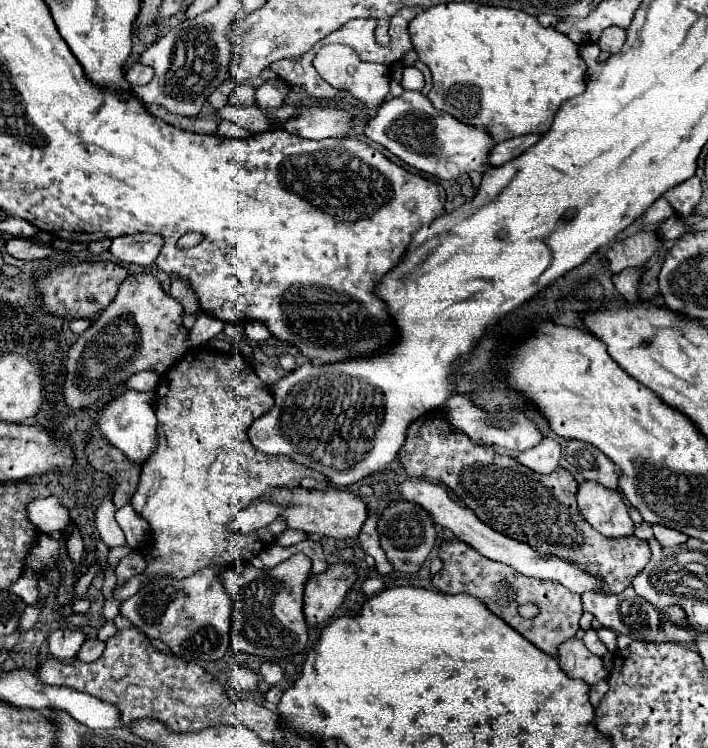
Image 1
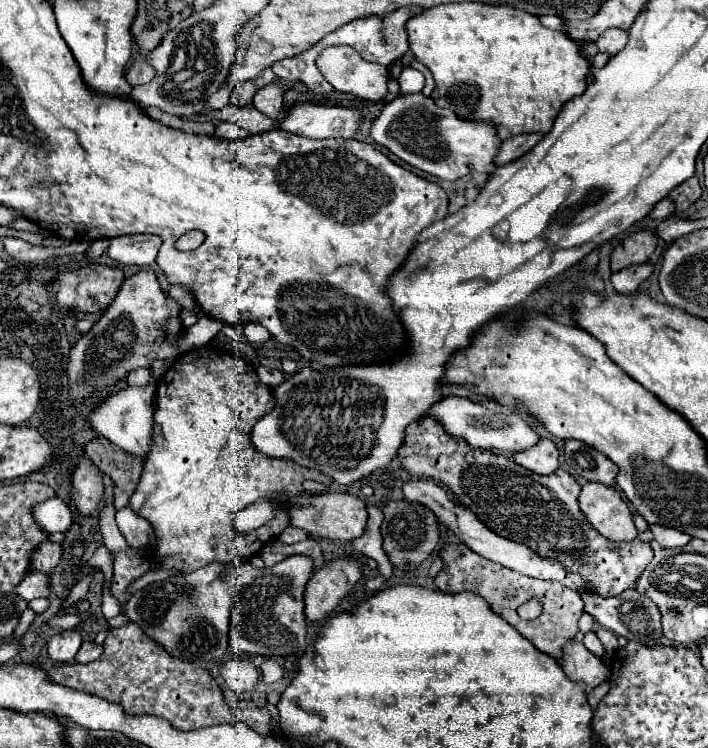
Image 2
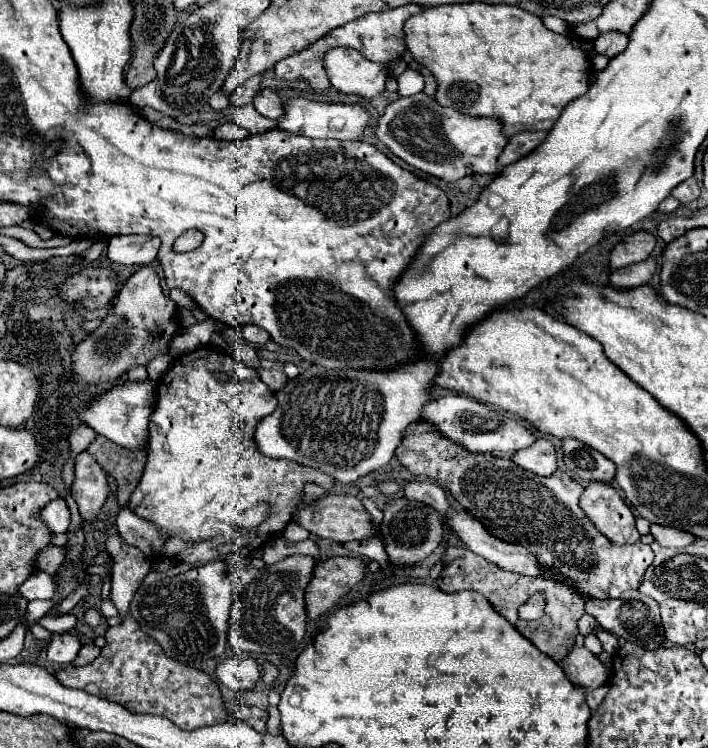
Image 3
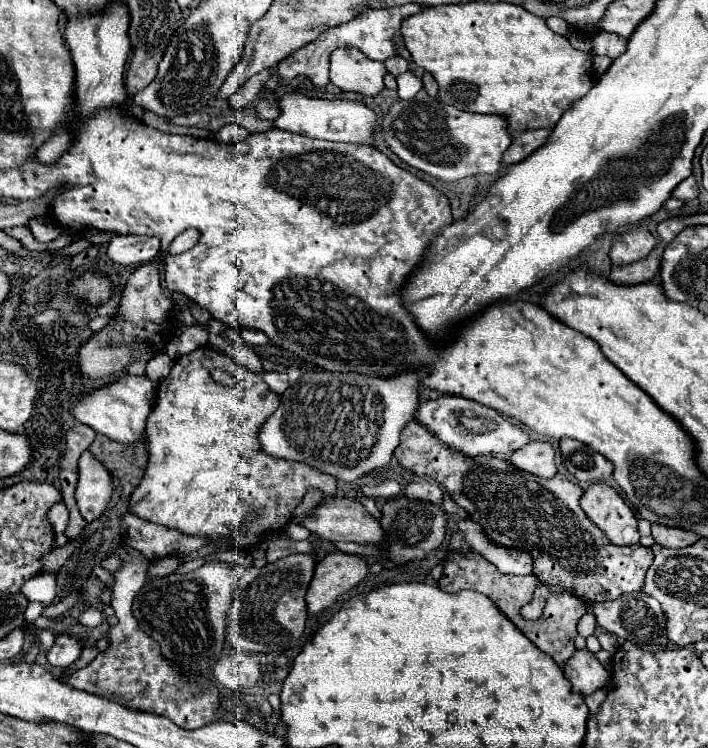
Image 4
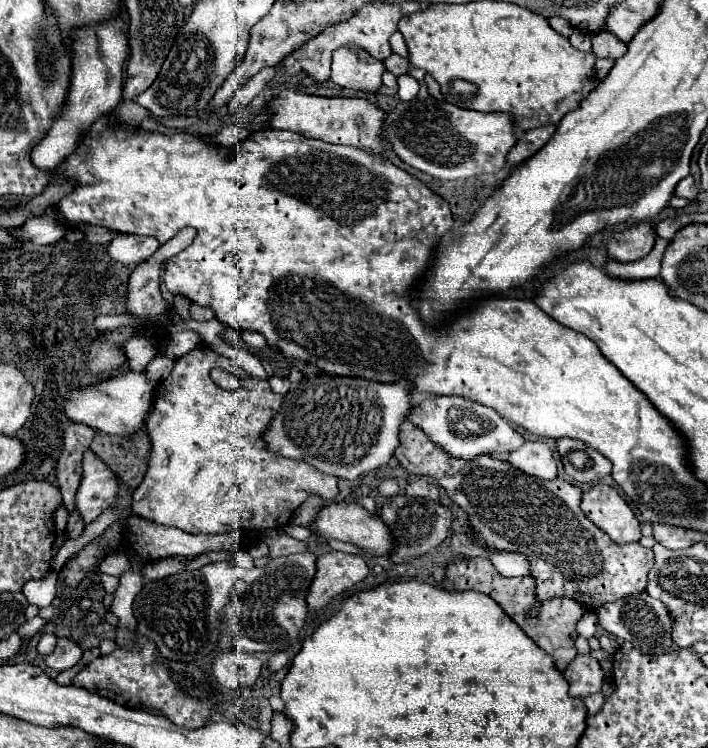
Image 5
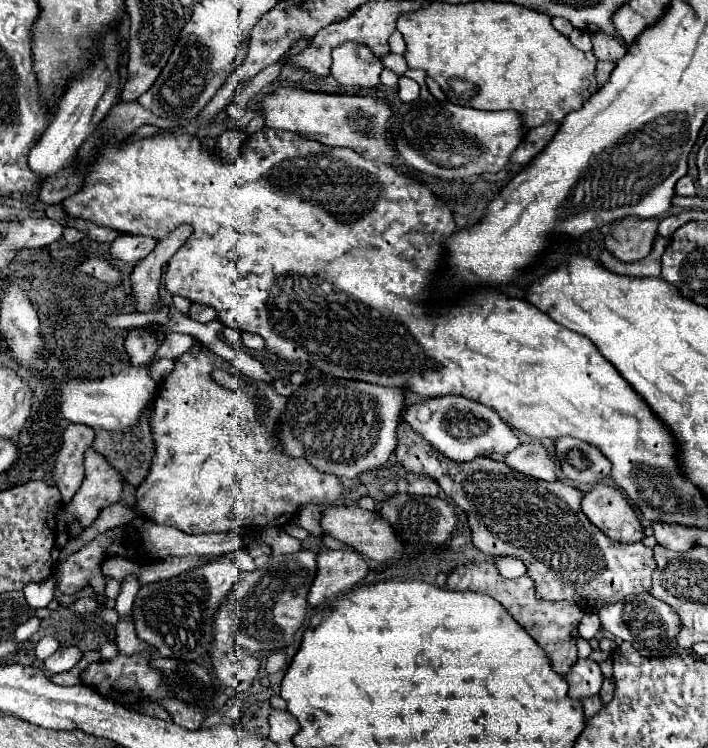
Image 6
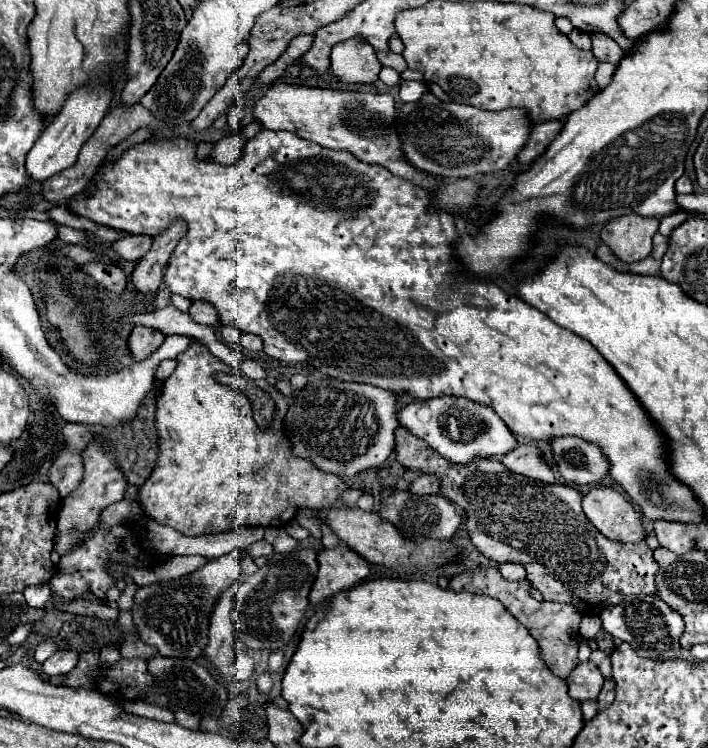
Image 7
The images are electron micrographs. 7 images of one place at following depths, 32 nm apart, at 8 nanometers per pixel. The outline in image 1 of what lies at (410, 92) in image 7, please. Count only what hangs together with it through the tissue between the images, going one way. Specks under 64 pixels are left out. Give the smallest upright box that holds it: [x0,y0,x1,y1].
[402,66,424,90]

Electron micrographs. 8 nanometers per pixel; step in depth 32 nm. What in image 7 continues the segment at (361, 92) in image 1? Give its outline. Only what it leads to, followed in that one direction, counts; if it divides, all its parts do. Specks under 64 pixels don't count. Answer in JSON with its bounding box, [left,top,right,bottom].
[332,40,382,84]

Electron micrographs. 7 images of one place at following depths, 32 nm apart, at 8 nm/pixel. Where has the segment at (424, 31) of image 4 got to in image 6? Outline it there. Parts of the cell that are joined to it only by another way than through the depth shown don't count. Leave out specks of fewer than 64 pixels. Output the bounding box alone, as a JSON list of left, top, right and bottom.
[398,2,598,130]

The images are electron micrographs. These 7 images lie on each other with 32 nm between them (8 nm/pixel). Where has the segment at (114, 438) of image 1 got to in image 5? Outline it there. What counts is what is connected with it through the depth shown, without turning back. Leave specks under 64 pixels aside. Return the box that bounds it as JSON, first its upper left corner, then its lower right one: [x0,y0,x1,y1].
[66,370,156,438]

